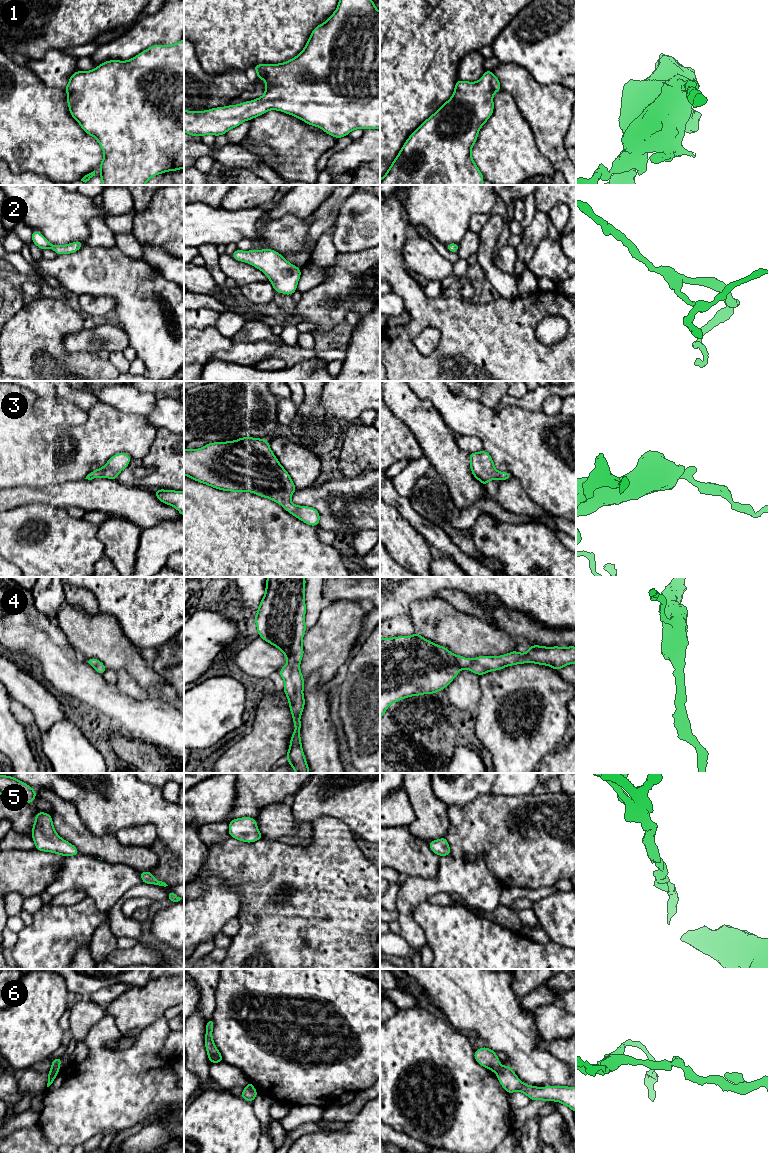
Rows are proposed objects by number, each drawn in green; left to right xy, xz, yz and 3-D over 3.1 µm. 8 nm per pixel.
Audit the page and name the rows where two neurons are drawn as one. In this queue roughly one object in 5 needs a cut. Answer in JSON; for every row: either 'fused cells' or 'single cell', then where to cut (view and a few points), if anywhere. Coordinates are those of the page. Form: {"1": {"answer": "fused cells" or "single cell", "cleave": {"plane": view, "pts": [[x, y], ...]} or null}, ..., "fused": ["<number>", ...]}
{"1": {"answer": "single cell", "cleave": null}, "2": {"answer": "single cell", "cleave": null}, "3": {"answer": "single cell", "cleave": null}, "4": {"answer": "single cell", "cleave": null}, "5": {"answer": "single cell", "cleave": null}, "6": {"answer": "fused cells", "cleave": {"plane": "xy", "pts": [[51, 1068], [57, 1071]]}}, "fused": ["6"]}

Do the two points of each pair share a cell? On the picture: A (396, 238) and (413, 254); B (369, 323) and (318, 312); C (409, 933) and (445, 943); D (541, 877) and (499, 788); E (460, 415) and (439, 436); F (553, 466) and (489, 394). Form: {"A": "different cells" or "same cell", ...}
{"A": "different cells", "B": "different cells", "C": "different cells", "D": "different cells", "E": "different cells", "F": "different cells"}

